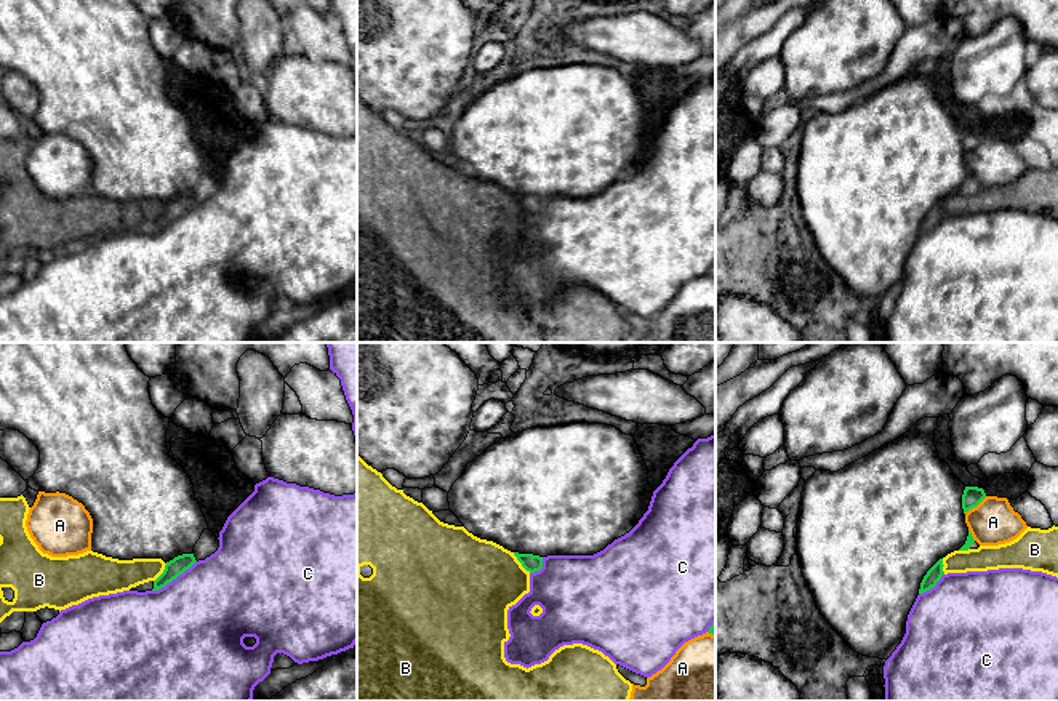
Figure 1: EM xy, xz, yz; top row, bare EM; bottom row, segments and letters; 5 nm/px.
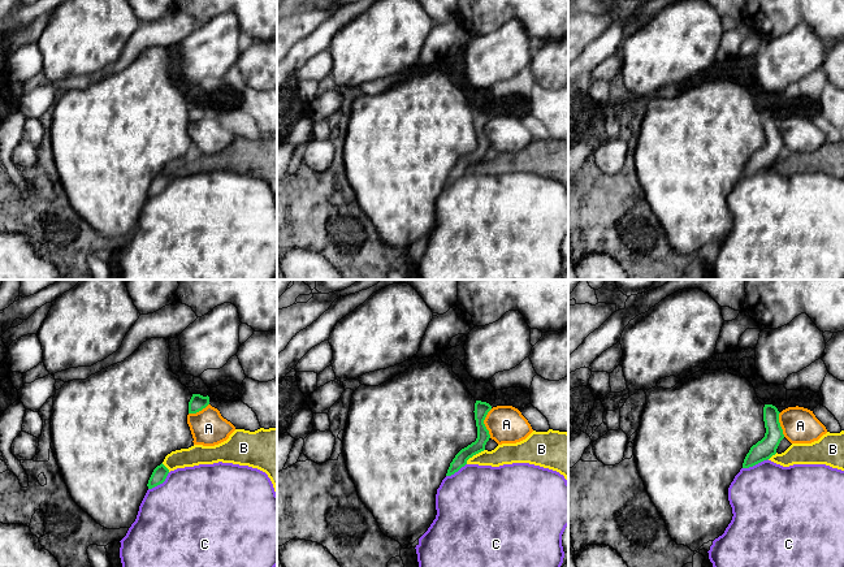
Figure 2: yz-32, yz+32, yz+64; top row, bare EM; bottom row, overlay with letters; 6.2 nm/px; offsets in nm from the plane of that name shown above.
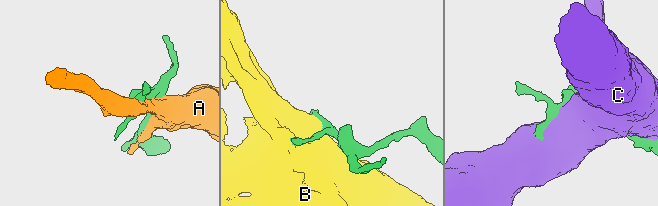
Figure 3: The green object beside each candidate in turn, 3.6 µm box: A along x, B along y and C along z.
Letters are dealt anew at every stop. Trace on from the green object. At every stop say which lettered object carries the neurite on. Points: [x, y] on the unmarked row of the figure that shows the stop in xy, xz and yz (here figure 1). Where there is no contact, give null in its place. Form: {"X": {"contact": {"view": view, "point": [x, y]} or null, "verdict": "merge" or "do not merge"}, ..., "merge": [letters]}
{"A": {"contact": {"view": "yz", "point": [975, 148]}, "verdict": "do not merge"}, "B": {"contact": {"view": "xz", "point": [520, 204]}, "verdict": "do not merge"}, "C": {"contact": {"view": "xy", "point": [173, 220]}, "verdict": "do not merge"}, "merge": []}

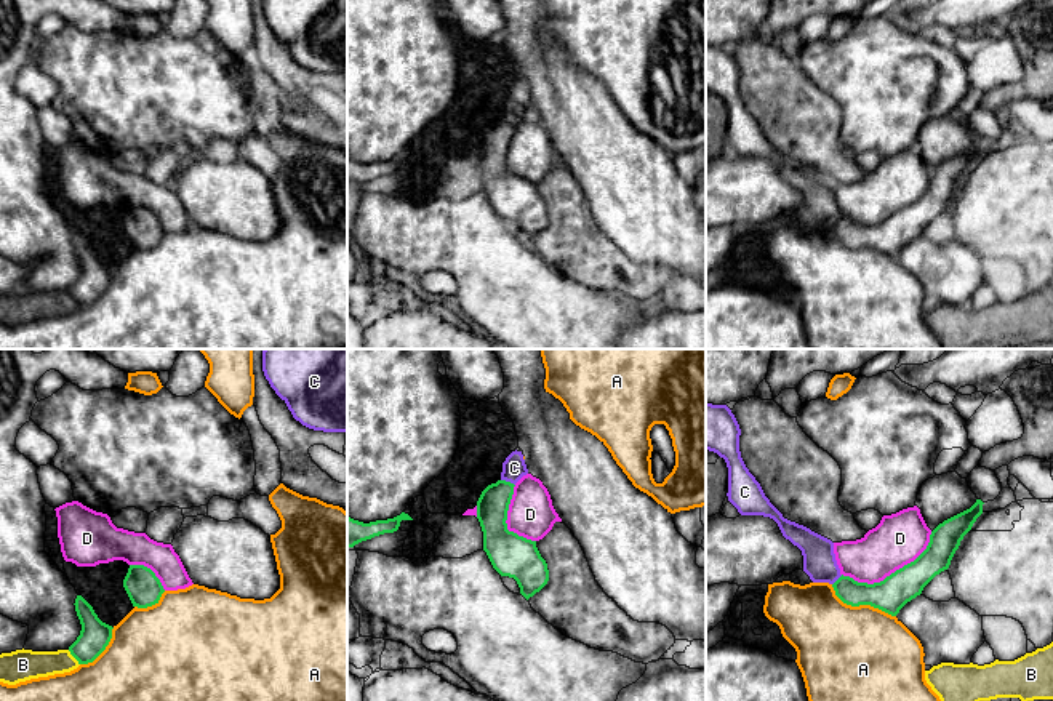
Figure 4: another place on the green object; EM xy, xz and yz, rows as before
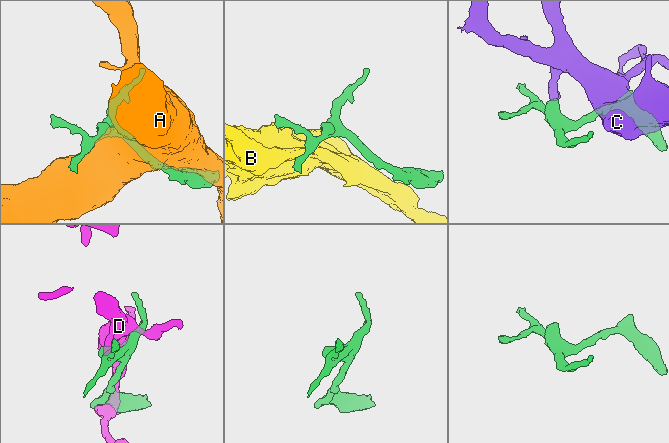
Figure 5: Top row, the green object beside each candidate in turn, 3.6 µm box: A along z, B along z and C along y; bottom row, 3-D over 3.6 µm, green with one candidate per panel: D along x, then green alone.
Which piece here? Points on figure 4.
{"A": {"contact": {"view": "yz", "point": [861, 245]}, "verdict": "do not merge"}, "B": {"contact": {"view": "xy", "point": [74, 298]}, "verdict": "do not merge"}, "C": {"contact": {"view": "xz", "point": [508, 124]}, "verdict": "do not merge"}, "D": {"contact": {"view": "yz", "point": [892, 215]}, "verdict": "do not merge"}, "merge": []}

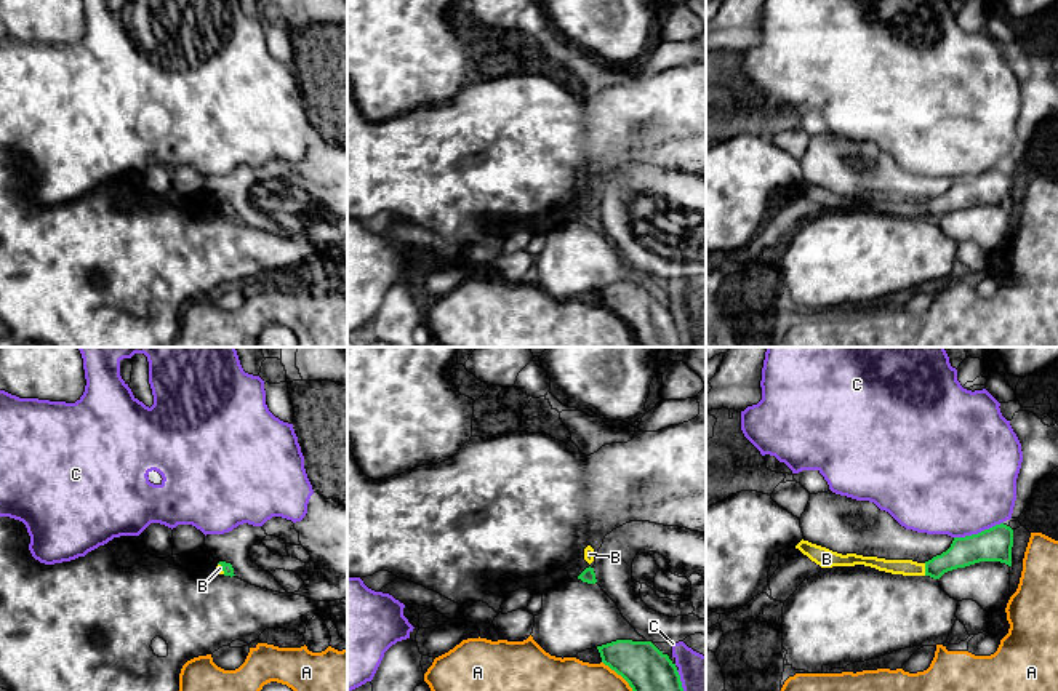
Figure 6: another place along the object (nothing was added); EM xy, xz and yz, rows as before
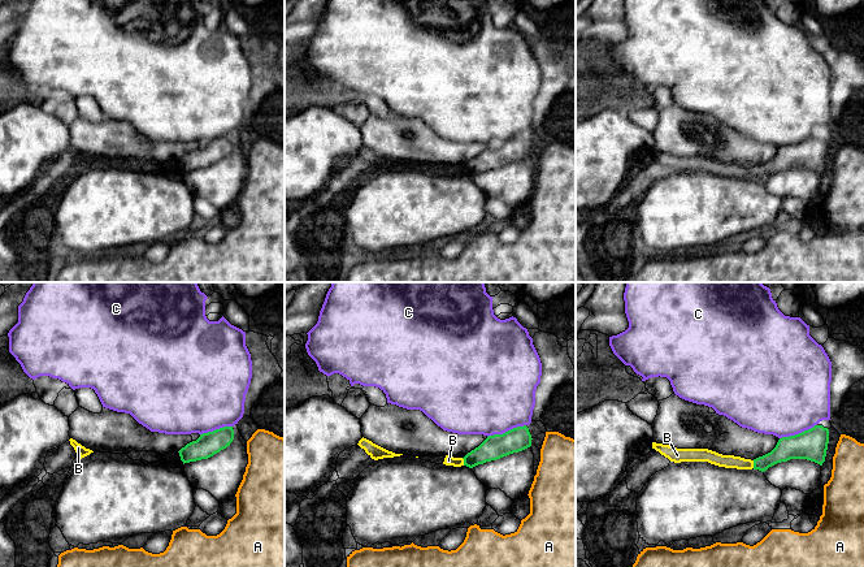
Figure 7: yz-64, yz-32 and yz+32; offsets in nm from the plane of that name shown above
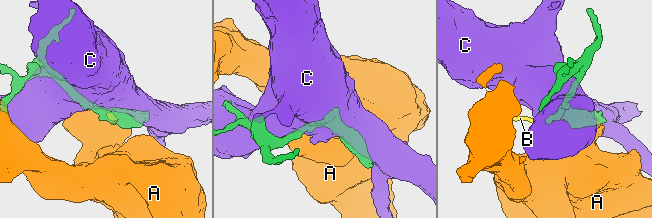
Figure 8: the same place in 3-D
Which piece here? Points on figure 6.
{"A": {"contact": {"view": "xz", "point": [626, 322]}, "verdict": "do not merge"}, "B": {"contact": {"view": "yz", "point": [925, 211]}, "verdict": "merge"}, "C": {"contact": {"view": "yz", "point": [978, 175]}, "verdict": "do not merge"}, "merge": ["B"]}

